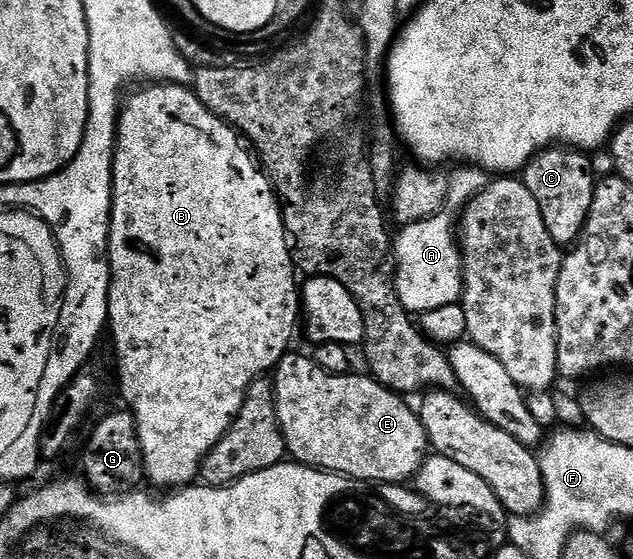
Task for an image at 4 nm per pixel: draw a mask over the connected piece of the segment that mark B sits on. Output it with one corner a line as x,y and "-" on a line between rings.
151,83
134,91
125,97
121,105
118,113
118,138
114,142
108,332
109,335
110,332
114,335
122,396
130,403
128,411
136,422
145,479
162,488
158,490
177,490
193,485
199,479
202,459
218,445
238,417
252,381
265,377
277,368
283,356
291,351
290,339
294,336
294,327
297,324
299,327
300,324
300,284
299,281
294,281
296,269
282,221
282,205
278,203
278,196
269,178
252,155
251,149
240,139
239,133
225,120
212,114
189,87

